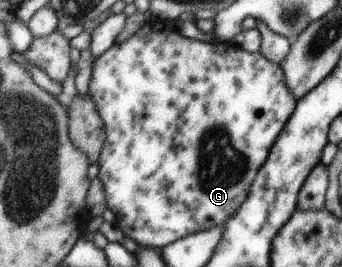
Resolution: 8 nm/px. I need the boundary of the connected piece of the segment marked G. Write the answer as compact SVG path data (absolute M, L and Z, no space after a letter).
M150 22L138 29L123 42L115 43L108 50L96 57L91 65L91 77L86 94L95 101L95 109L106 129L106 142L99 152L97 160L99 170L97 177L102 183L106 208L118 216L122 216L114 224L120 228L123 236L131 238L138 247L150 247L160 250L167 244L175 242L184 236L192 235L192 232L200 232L225 224L235 212L243 205L250 193L251 184L259 173L259 169L267 161L271 148L287 125L292 112L295 111L295 98L282 78L283 70L278 64L270 64L266 58L262 58L259 52L250 53L233 46L230 43L199 42L180 36L178 32L170 30L158 30Z

